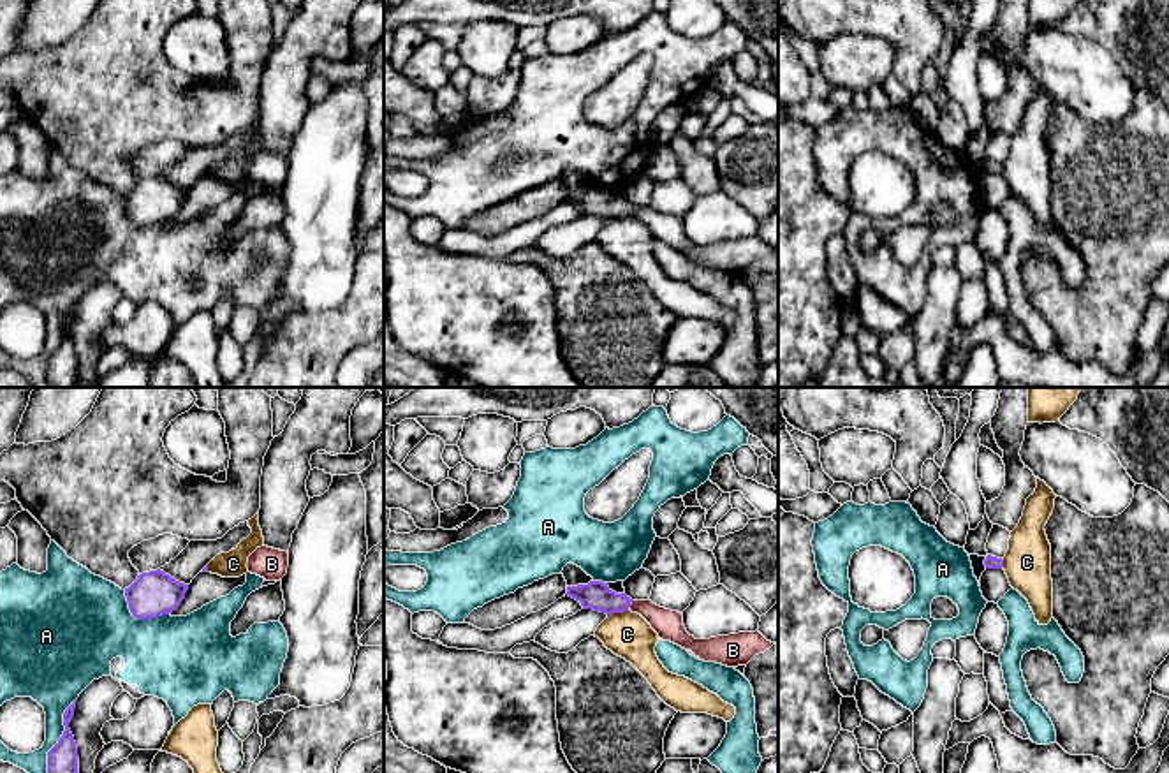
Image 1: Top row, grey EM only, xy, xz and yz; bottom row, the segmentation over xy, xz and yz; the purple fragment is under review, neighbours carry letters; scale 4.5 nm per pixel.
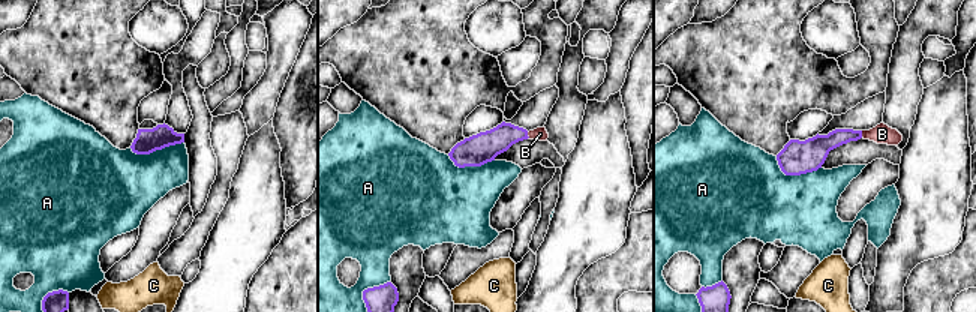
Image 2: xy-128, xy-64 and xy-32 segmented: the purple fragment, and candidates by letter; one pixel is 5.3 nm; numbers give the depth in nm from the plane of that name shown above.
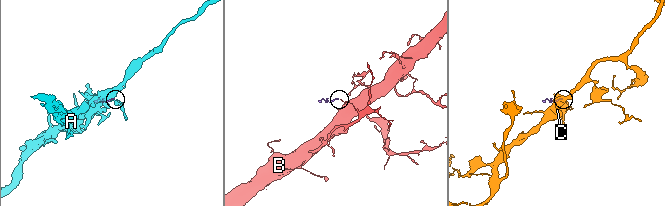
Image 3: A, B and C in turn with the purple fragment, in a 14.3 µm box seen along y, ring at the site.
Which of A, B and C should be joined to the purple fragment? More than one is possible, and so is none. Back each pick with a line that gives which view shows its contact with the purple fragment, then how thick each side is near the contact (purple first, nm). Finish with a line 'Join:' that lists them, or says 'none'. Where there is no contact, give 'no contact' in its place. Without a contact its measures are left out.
B: no contact
Join: B

